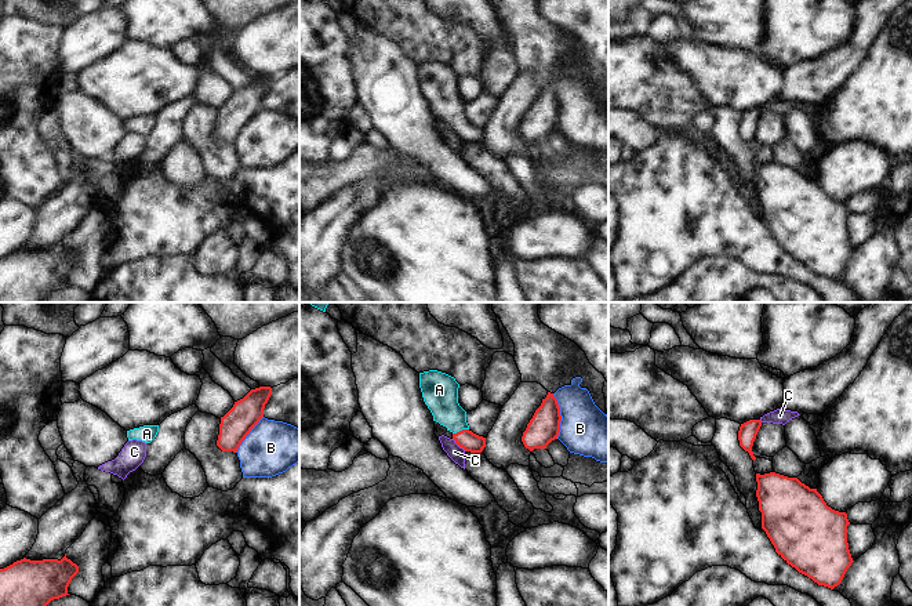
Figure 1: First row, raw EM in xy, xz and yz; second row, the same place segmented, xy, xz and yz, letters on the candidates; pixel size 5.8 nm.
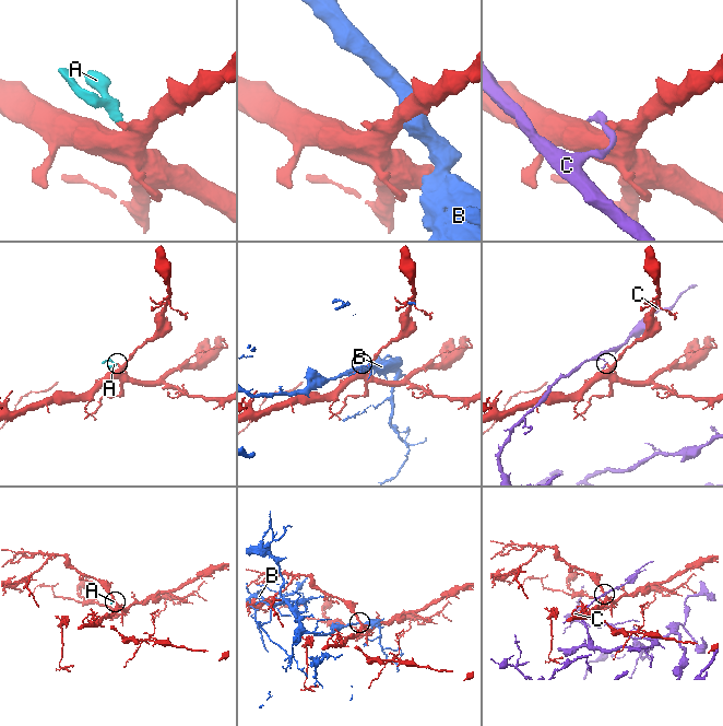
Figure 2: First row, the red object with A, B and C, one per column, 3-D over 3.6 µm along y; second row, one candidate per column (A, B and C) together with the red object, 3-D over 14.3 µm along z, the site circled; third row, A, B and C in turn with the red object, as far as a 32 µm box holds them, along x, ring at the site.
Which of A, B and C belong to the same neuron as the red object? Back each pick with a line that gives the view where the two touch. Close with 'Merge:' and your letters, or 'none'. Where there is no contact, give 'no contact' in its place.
A: contact in xz
Merge: A

